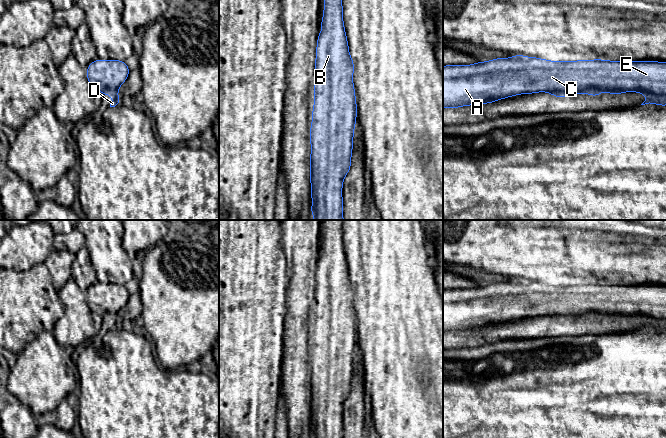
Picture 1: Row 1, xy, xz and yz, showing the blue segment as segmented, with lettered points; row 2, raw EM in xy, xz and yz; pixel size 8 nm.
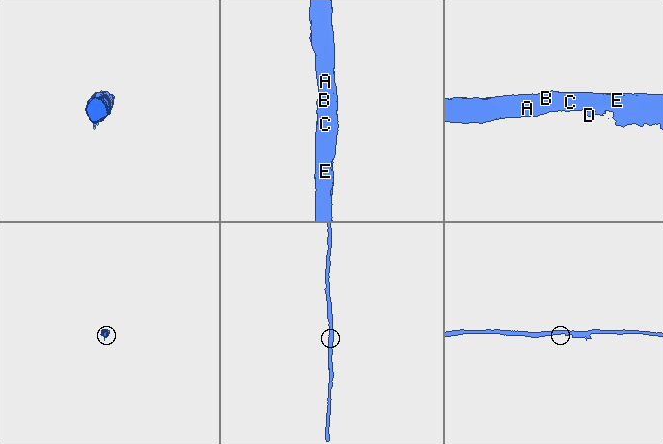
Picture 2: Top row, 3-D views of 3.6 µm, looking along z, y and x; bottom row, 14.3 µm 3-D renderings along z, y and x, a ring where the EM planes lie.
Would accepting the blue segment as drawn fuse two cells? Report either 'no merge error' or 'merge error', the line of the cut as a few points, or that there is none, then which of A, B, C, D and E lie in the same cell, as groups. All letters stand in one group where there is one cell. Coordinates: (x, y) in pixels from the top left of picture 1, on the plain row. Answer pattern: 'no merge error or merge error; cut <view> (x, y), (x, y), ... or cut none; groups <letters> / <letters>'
no merge error; cut none; groups A B C D E

